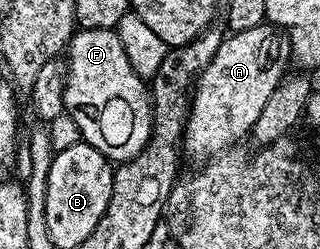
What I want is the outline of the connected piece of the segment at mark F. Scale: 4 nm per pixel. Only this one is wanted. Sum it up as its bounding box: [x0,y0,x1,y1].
[64,29,152,165]

